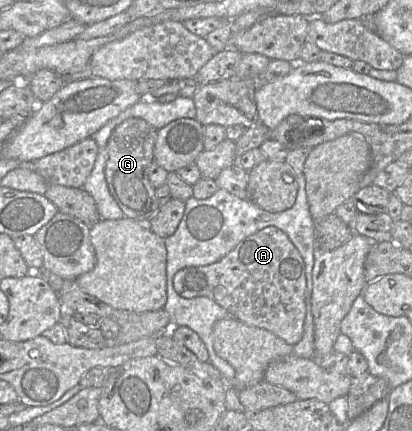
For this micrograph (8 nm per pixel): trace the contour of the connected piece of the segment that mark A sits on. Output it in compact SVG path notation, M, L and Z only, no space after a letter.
M274 226L246 237L213 264L179 270L174 276L173 286L181 297L208 297L239 321L270 331L292 346L303 336L305 265L288 236Z

